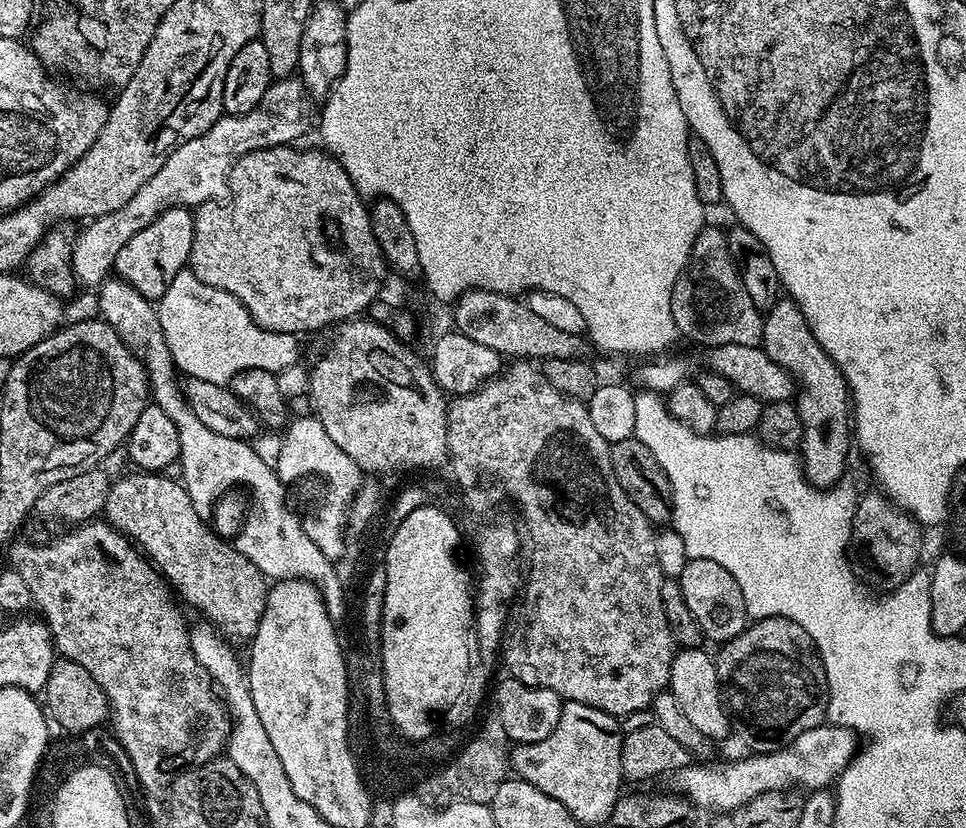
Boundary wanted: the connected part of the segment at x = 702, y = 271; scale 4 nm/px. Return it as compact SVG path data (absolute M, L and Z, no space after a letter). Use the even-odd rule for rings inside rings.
M706 226L694 238L688 265L678 278L670 298L677 333L696 344L733 344L757 346L764 338L764 316L761 309L750 302L746 286L742 286L740 269L734 253L728 249L728 234L722 227Z

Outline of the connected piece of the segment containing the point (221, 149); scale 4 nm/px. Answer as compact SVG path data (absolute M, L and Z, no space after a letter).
M289 78L276 80L262 94L262 102L250 110L245 116L221 115L219 120L206 130L206 134L198 134L198 138L190 138L166 162L162 162L162 170L122 206L122 210L114 210L110 214L102 214L96 220L89 220L72 245L72 275L77 285L88 290L99 289L116 267L116 255L138 230L158 218L167 208L186 208L195 210L200 204L211 200L222 200L227 197L230 189L228 176L232 173L234 162L247 152L273 148L279 144L291 145L304 132L308 124L308 103L303 84L299 79Z

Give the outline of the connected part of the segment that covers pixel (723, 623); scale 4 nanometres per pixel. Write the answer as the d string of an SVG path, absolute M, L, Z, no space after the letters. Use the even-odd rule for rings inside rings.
M706 558L689 559L678 581L682 598L693 615L694 622L703 632L705 641L732 640L748 627L750 617L746 610L746 598L742 598L742 590L738 590L734 574L730 574L730 570L725 570L723 566L718 566L718 562Z

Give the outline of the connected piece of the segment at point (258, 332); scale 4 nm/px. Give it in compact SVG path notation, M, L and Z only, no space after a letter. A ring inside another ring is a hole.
M191 270L180 272L178 278L170 282L170 290L166 290L164 297L158 301L158 311L177 369L184 376L227 385L242 370L258 369L280 374L282 370L292 367L298 358L299 339L295 333L272 332L258 327L246 308L232 294L214 286L206 286Z

